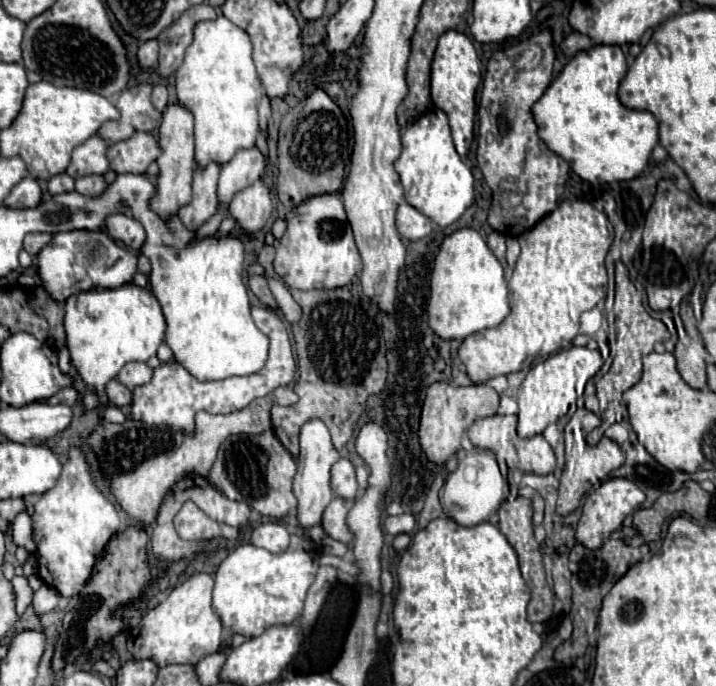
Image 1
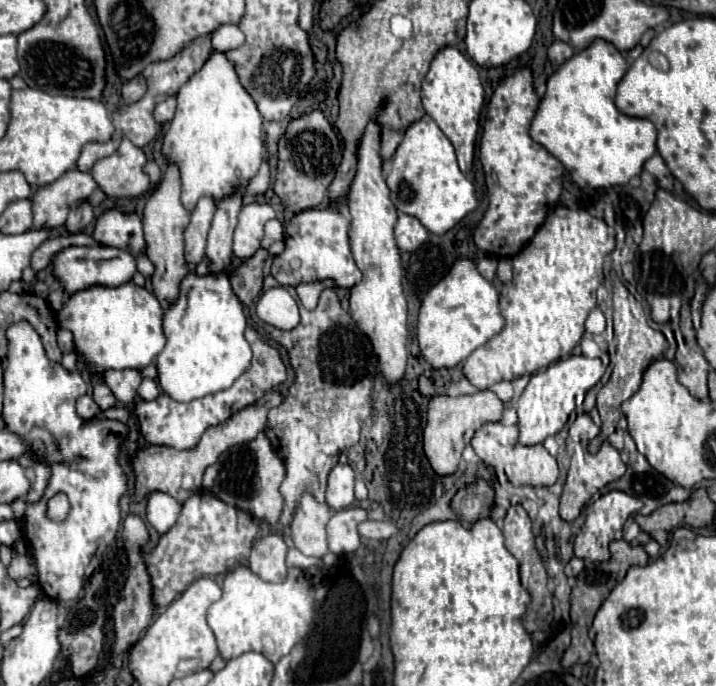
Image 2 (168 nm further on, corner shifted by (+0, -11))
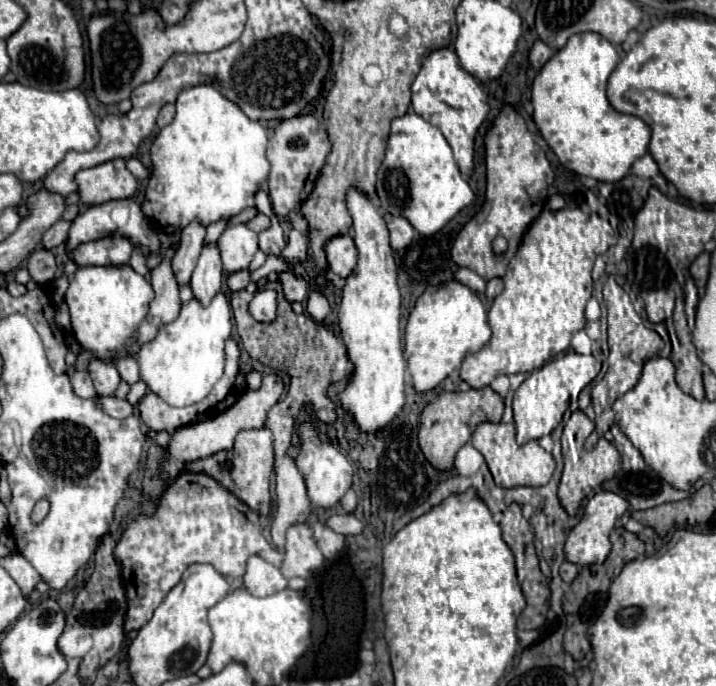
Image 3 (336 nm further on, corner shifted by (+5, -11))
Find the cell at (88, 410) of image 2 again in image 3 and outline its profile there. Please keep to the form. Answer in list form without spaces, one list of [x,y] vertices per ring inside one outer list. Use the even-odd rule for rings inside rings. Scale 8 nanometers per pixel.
[[[105,396],[103,400],[99,400],[99,406],[113,418],[125,418],[135,412],[135,408],[127,400],[119,400],[115,396]]]

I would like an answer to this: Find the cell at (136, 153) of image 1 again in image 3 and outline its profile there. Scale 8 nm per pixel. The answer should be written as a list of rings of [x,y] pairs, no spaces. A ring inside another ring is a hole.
[[[109,160],[105,164],[77,172],[77,192],[79,202],[93,206],[105,204],[109,200],[131,198],[138,189],[138,181],[127,168],[125,160]]]

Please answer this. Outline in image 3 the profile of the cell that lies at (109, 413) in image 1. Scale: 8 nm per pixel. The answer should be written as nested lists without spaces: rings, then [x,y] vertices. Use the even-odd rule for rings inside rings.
[[[129,264],[79,266],[65,294],[77,342],[101,360],[109,360],[115,352],[125,352],[127,340],[137,334],[139,324],[147,316],[151,300],[151,284],[141,274],[137,274]]]

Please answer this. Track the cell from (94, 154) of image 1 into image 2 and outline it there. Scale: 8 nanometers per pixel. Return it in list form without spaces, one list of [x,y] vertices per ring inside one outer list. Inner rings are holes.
[[[78,168],[68,170],[56,182],[40,188],[32,198],[34,226],[32,228],[58,228],[66,222],[70,206],[88,196],[98,188],[90,172]]]

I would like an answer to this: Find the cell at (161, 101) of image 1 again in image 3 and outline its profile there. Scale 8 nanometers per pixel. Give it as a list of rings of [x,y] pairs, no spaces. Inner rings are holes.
[[[165,104],[165,106],[161,108],[159,116],[157,116],[157,126],[159,126],[159,128],[167,126],[167,124],[173,120],[173,116],[175,116],[175,104]]]

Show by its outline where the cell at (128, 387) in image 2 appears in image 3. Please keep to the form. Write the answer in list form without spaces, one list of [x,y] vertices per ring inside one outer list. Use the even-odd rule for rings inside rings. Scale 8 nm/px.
[[[93,358],[87,366],[87,372],[89,372],[99,396],[113,396],[115,394],[119,382],[121,382],[121,376],[119,376],[113,362]]]

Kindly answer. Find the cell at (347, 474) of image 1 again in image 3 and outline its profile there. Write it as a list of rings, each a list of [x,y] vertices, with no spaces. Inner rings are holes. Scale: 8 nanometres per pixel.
[[[301,422],[297,426],[297,434],[299,434],[299,452],[297,452],[295,464],[305,478],[307,496],[309,496],[311,504],[315,504],[319,508],[333,508],[343,498],[343,494],[351,488],[353,468],[339,450],[335,450],[329,442],[321,442],[315,424]]]

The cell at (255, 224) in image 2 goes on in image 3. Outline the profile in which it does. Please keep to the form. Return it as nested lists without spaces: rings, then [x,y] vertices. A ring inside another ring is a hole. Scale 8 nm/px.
[[[245,224],[229,226],[217,240],[217,248],[221,252],[221,262],[227,274],[245,270],[253,260],[257,248],[257,234],[249,230]]]

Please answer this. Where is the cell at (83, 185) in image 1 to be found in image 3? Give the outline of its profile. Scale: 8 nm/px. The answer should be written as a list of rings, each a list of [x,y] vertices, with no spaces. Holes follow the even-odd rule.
[[[59,220],[57,224],[53,224],[53,228],[49,228],[49,230],[45,232],[45,236],[41,238],[41,244],[43,244],[43,248],[51,250],[51,248],[55,248],[55,246],[63,244],[63,242],[67,240],[69,226],[71,226],[71,222],[65,222],[65,220]]]

